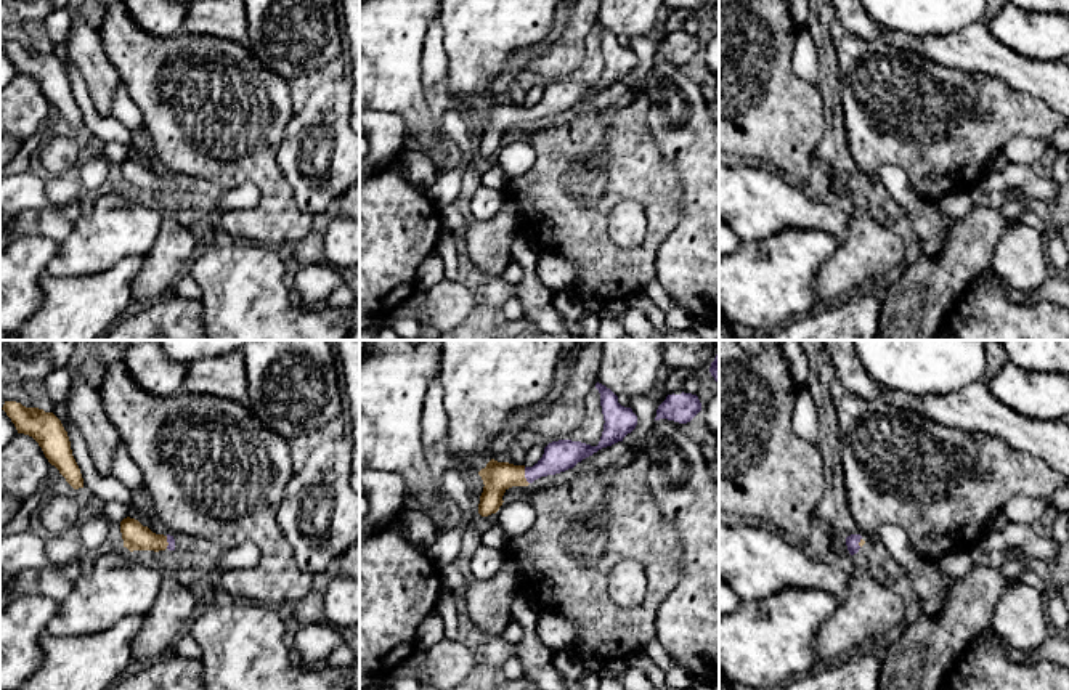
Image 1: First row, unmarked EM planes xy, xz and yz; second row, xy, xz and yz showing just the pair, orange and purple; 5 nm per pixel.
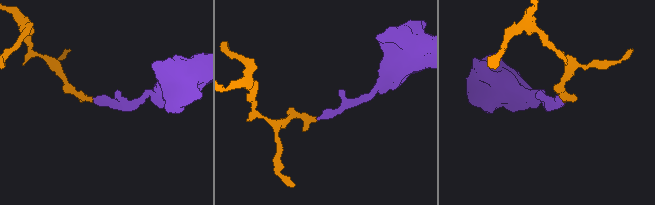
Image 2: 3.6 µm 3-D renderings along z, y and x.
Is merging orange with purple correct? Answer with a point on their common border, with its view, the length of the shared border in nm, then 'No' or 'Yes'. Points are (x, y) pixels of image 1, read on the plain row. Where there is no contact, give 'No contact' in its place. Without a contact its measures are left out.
Touches orange at xz (524, 116). Shared border 90 nm. Yes

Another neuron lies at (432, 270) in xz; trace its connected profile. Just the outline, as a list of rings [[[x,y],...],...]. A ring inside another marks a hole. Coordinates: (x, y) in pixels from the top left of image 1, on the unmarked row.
[[[433,252],[417,268],[416,289],[417,290],[429,289],[429,287],[438,284],[443,279],[445,279],[445,265],[443,265],[443,260],[438,257],[437,252]]]

